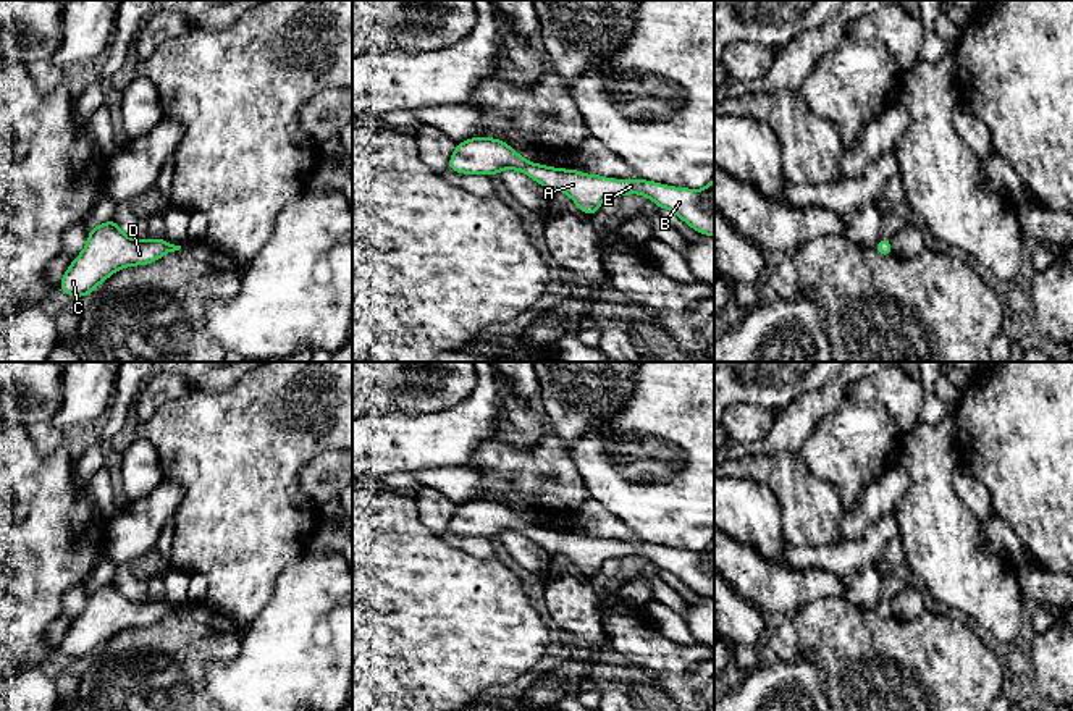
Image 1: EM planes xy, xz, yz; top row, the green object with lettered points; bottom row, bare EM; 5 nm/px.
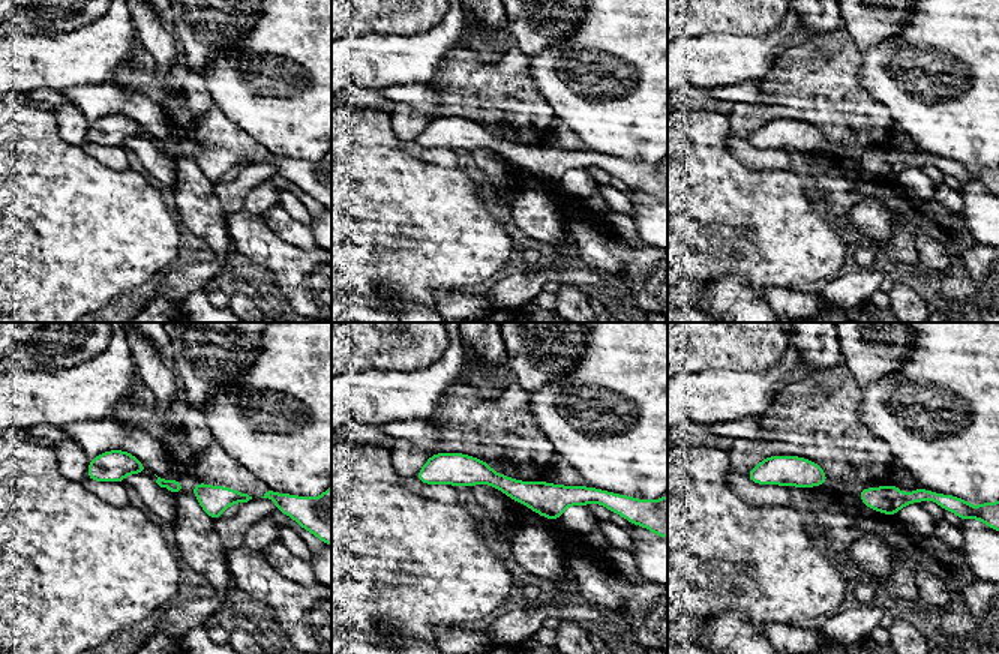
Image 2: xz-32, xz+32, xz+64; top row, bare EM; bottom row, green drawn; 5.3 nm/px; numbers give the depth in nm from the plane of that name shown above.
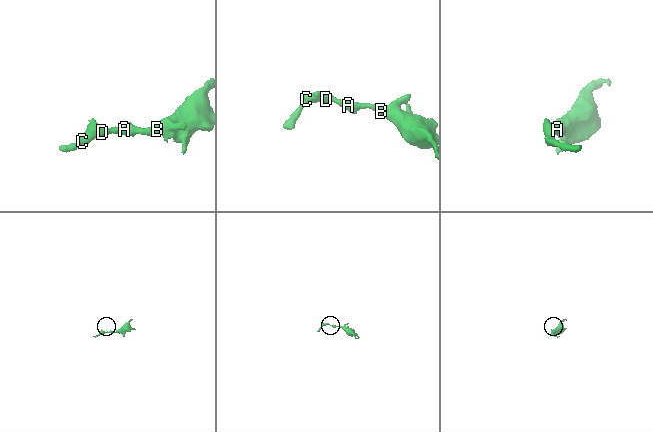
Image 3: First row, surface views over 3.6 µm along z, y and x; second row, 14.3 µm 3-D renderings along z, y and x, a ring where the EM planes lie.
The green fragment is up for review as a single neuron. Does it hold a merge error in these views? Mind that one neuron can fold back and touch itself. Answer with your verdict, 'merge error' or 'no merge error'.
no merge error

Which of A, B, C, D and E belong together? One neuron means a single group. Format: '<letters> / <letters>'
A B C D E

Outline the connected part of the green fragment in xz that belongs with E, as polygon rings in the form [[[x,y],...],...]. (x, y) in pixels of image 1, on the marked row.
[[[470,137],[456,145],[448,170],[464,175],[498,175],[501,170],[517,170],[551,191],[567,194],[588,217],[600,212],[606,197],[642,194],[659,208],[667,208],[700,234],[714,236],[714,178],[701,189],[672,187],[654,181],[611,179],[600,175],[583,175],[577,170],[561,170],[536,165],[520,157],[509,144],[494,137]]]

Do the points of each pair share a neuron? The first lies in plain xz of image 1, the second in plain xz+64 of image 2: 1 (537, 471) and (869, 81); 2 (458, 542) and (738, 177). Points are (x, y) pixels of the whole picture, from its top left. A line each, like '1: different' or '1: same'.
1: different
2: different

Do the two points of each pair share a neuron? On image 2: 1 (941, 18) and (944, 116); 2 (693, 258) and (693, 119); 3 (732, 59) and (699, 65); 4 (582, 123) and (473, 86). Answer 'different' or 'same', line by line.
1: same
2: same
3: same
4: different

